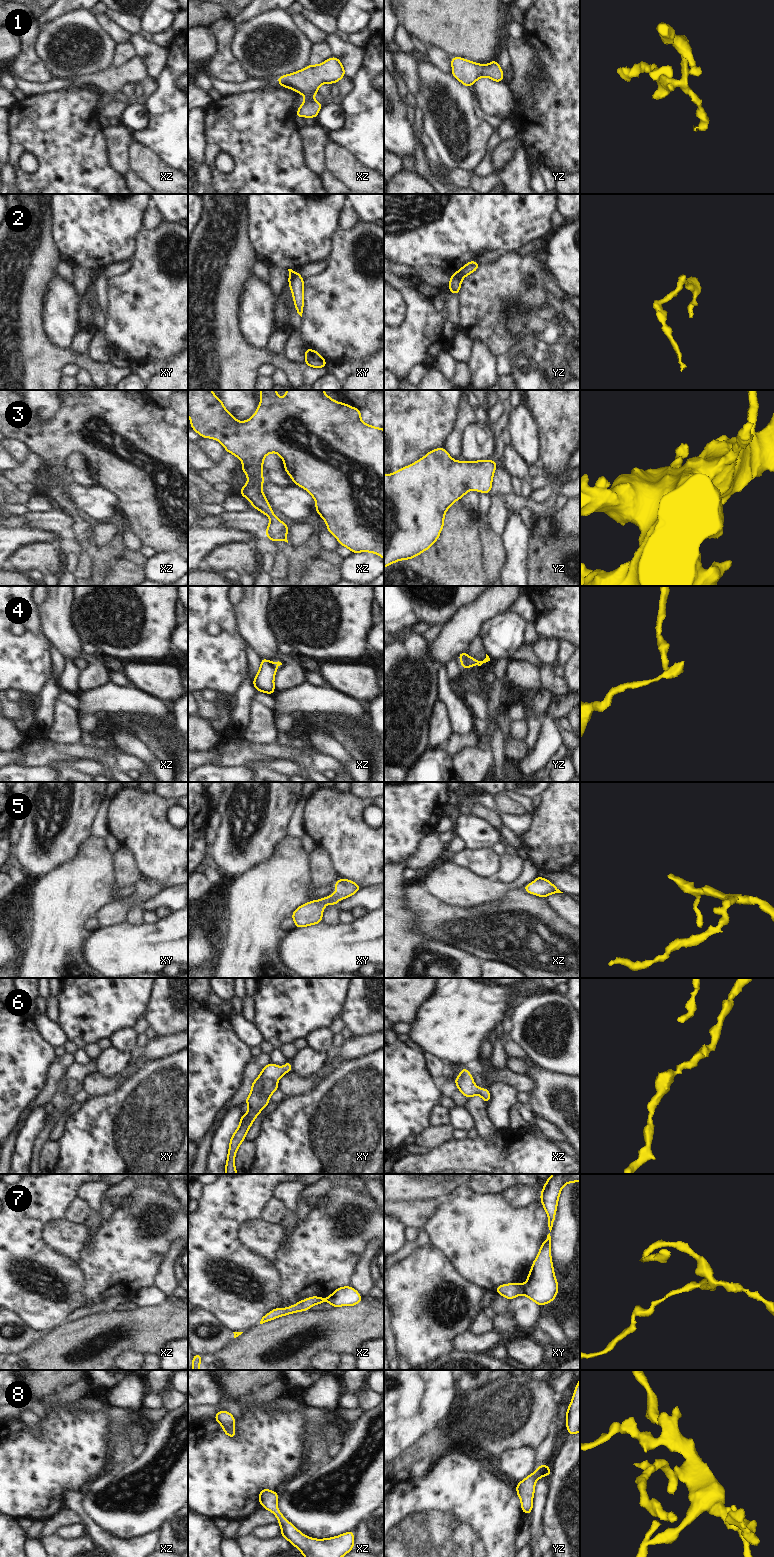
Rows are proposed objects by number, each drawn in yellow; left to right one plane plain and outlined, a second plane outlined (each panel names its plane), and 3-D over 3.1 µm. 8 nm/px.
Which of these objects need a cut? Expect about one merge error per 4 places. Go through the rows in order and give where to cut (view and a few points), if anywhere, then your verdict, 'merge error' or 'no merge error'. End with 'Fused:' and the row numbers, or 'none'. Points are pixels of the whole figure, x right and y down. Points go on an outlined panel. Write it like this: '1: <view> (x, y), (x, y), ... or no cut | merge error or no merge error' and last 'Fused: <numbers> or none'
1: no cut | no merge error
2: yz (457, 272), (463, 277) | merge error
3: no cut | no merge error
4: yz (467, 655), (460, 659) | merge error
5: no cut | no merge error
6: no cut | no merge error
7: xy (522, 1285), (524, 1294) | merge error
8: no cut | no merge error
Fused: 2, 4, 7

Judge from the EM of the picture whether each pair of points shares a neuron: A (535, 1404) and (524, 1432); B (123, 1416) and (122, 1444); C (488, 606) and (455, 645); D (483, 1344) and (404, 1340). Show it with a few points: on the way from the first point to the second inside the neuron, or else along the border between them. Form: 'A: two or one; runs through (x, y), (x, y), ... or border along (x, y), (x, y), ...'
A: one; runs through (528, 1411), (524, 1415), (524, 1425)
B: one; runs through (122, 1423), (122, 1437)
C: one; runs through (478, 616), (459, 635)
D: two; border along (467, 1330), (454, 1338), (452, 1350)

